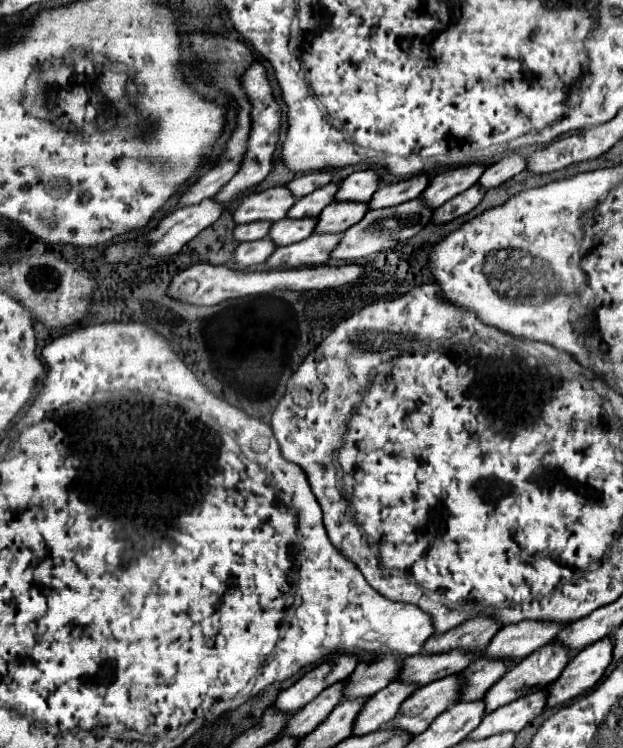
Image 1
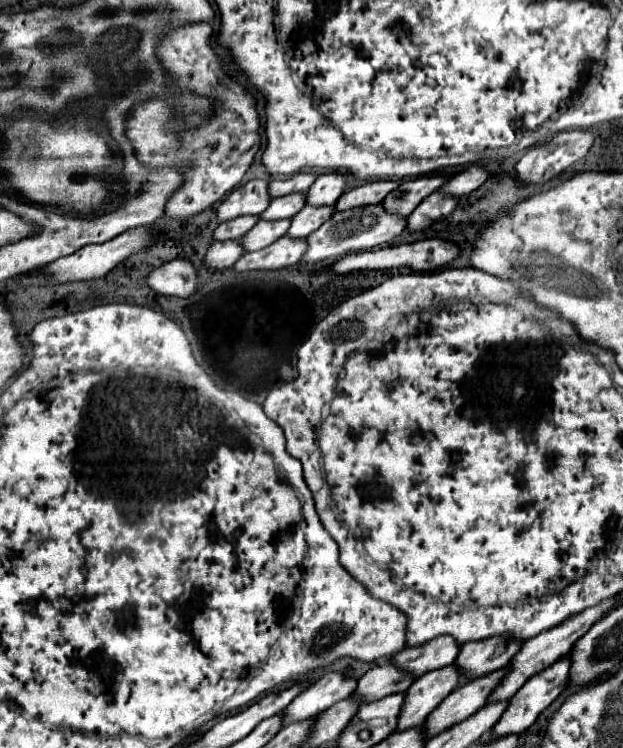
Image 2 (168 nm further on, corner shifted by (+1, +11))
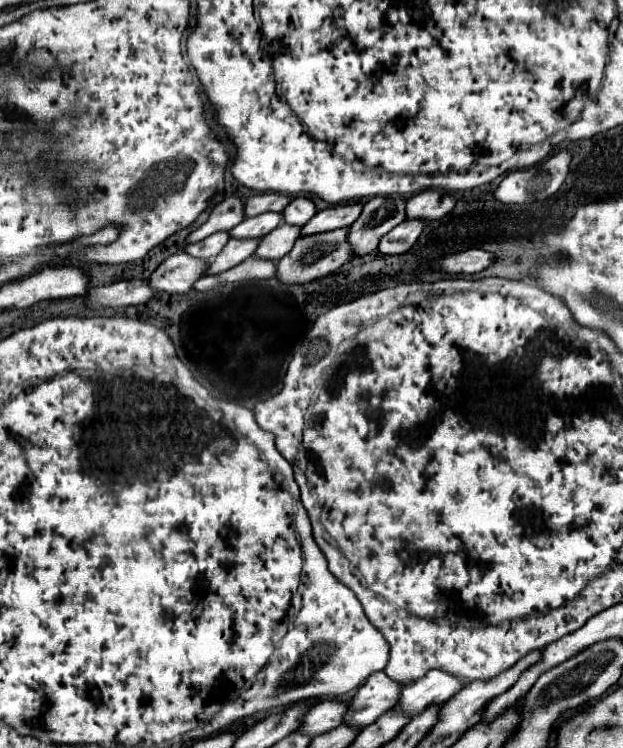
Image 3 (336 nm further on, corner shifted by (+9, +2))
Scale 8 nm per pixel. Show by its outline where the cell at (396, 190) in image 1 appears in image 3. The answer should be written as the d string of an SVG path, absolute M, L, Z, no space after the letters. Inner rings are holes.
M359 202L357 204L339 204L339 206L325 208L325 210L317 212L311 218L311 222L307 222L303 226L303 236L351 226L351 222L355 222L359 218L361 210L363 210L363 204L359 204Z

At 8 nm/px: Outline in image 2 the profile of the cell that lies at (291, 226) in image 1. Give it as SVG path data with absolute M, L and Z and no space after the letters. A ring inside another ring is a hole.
M259 219L257 225L239 239L239 243L243 245L245 253L259 251L259 249L271 245L273 241L277 241L279 237L283 237L287 233L289 225L291 225L291 219L279 219L279 221Z

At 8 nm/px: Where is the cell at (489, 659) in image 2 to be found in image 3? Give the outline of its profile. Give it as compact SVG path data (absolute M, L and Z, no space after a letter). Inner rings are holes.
M429 670L421 680L403 688L397 708L413 716L425 710L427 706L447 702L447 698L455 696L459 690L463 690L463 686L465 684L459 678L443 670Z

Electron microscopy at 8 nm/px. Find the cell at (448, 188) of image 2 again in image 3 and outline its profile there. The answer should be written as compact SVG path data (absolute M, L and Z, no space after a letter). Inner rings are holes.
M423 190L407 200L407 218L439 220L449 214L457 204L457 198L441 190Z

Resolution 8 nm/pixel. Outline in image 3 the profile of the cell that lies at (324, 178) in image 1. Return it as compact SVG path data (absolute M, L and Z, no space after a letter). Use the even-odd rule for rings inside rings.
M275 192L257 194L257 196L251 196L245 200L245 214L257 216L263 212L283 212L289 202L291 202L291 198L285 194L275 194Z

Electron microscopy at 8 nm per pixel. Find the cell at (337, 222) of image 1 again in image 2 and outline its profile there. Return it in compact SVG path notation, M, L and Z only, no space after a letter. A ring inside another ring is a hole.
M305 205L305 207L291 219L291 227L289 227L287 235L293 237L293 239L305 239L305 237L311 235L315 229L319 229L333 213L335 213L333 207L311 207L311 205Z

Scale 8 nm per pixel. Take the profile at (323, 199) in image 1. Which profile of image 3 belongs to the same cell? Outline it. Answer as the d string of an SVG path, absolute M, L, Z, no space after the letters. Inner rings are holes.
M265 212L259 216L245 218L239 226L231 230L233 238L263 238L271 230L275 230L283 222L283 214L279 212Z

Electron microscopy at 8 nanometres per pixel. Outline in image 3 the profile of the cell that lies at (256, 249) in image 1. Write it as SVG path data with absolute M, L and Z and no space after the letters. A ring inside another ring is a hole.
M179 252L169 256L153 274L151 288L167 294L185 294L193 288L193 284L207 274L207 266L211 262L203 258L193 258L187 252Z

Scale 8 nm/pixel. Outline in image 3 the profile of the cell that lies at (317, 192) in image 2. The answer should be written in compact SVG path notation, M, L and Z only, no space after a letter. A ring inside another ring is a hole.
M297 196L291 200L291 204L283 210L283 218L287 224L297 224L297 226L303 226L305 222L309 222L313 216L315 216L317 208L313 204L311 198L305 198L305 196Z

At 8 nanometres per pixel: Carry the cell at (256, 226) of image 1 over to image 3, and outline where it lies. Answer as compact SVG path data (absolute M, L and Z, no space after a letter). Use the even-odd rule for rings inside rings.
M215 232L215 234L211 234L211 238L205 238L205 240L201 240L201 242L189 244L189 246L185 248L185 252L187 252L187 254L191 252L191 256L195 256L195 258L213 260L213 258L225 248L225 244L229 242L229 238L231 238L229 232Z

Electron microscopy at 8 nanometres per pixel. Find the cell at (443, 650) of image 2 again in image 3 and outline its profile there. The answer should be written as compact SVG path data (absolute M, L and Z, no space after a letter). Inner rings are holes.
M383 670L371 674L371 678L357 690L351 700L351 712L347 712L347 726L365 728L375 722L381 714L391 710L401 694L403 686L391 680Z

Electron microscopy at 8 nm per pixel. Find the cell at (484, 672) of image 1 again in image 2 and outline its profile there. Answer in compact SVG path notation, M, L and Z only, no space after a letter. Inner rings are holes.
M447 665L443 669L435 669L431 673L425 673L423 677L415 679L411 683L411 689L405 691L405 703L403 703L403 713L399 715L399 729L395 731L403 731L403 729L411 729L411 725L421 725L425 721L425 717L457 687L461 685L459 679L459 669L455 665Z

